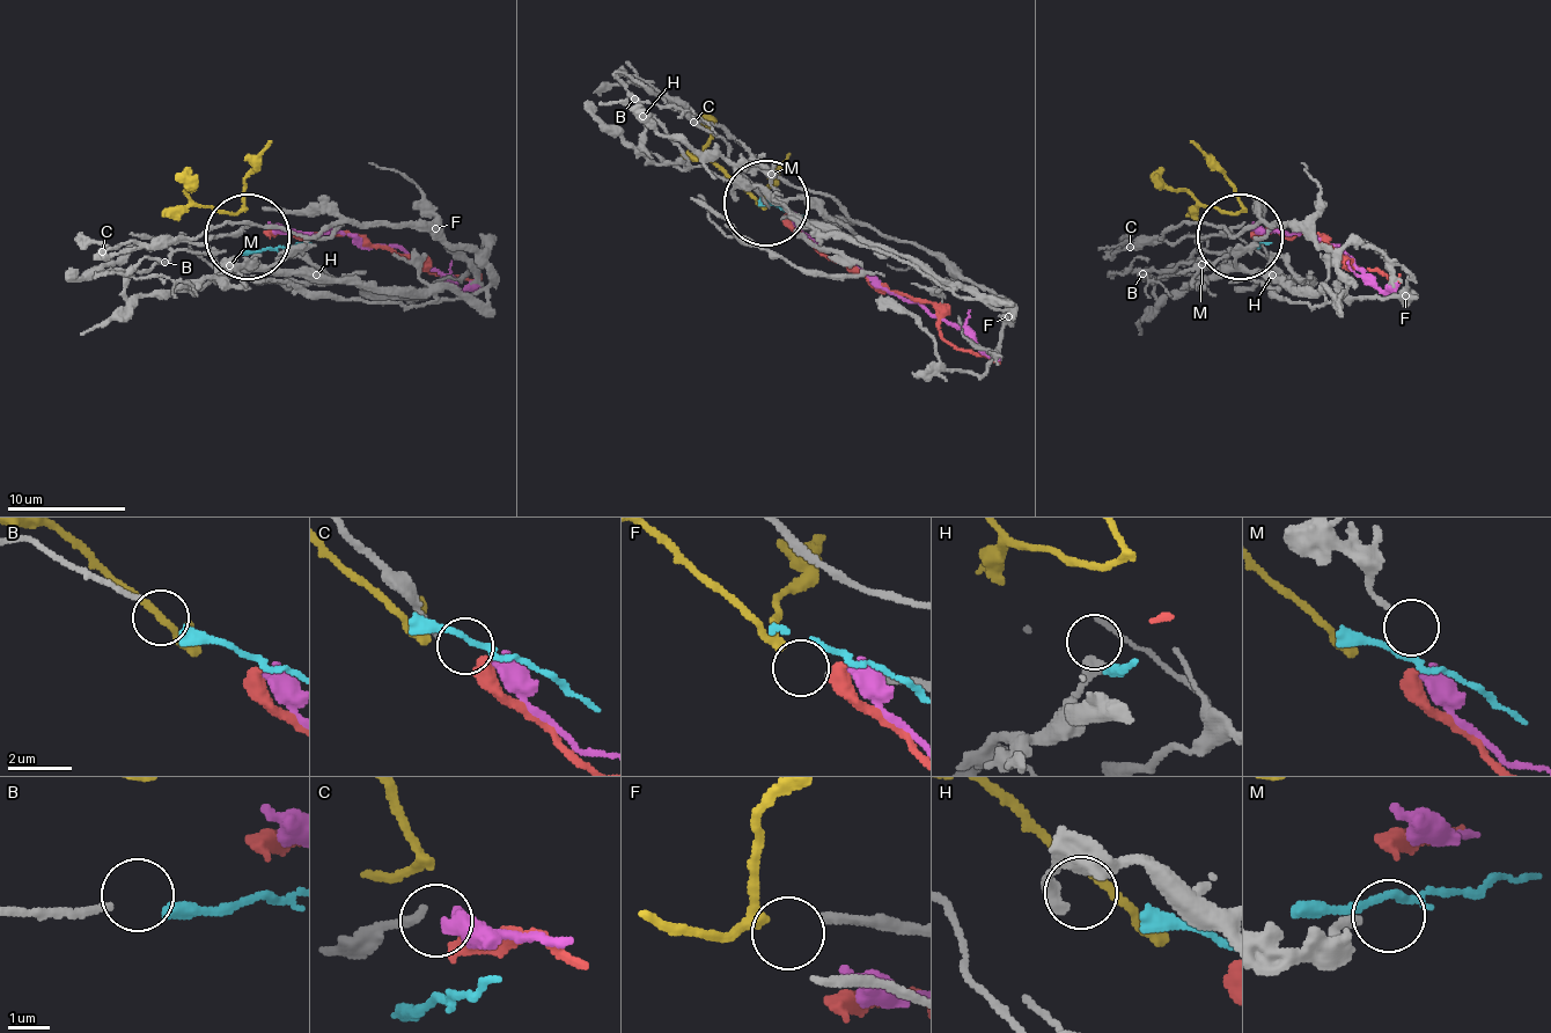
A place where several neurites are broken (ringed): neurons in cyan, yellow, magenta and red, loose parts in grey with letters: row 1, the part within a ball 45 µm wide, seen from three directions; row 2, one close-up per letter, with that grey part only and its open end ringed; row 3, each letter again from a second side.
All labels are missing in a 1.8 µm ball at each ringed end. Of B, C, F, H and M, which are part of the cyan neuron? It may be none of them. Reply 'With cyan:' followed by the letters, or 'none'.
With cyan: B

